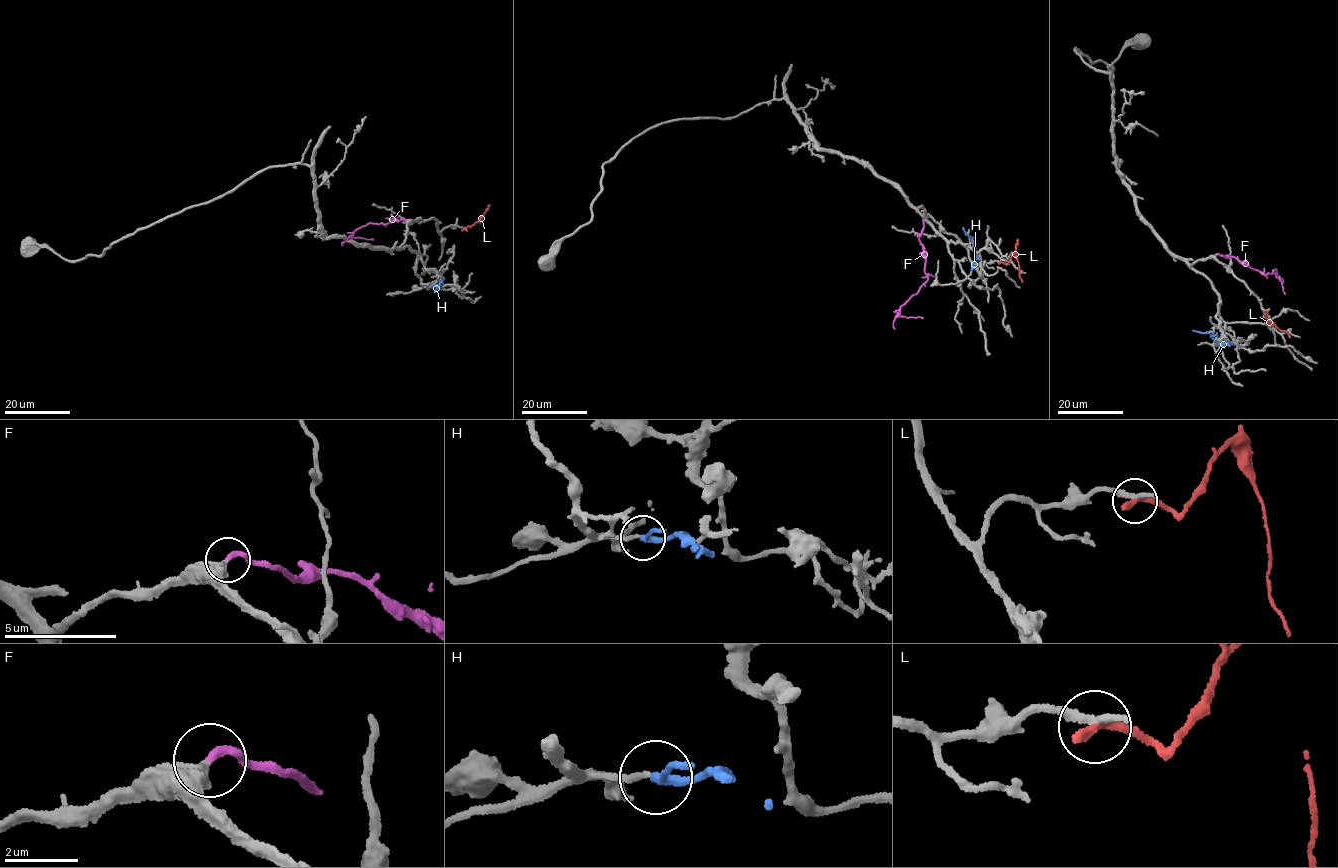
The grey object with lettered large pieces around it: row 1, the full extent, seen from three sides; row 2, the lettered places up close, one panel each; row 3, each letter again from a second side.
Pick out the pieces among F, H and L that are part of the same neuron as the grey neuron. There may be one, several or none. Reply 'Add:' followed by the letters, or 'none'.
Add: F

